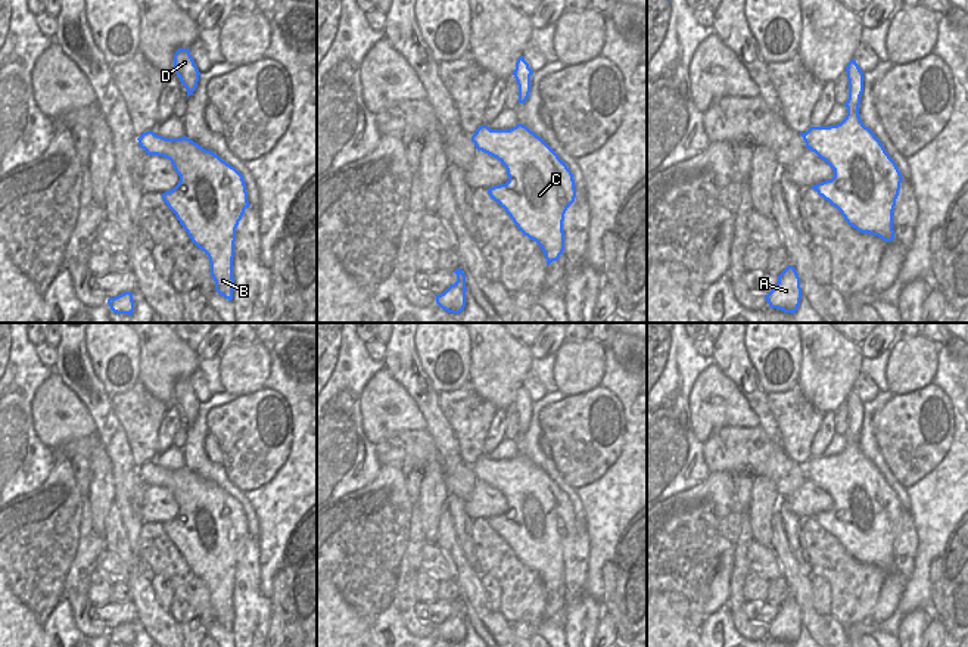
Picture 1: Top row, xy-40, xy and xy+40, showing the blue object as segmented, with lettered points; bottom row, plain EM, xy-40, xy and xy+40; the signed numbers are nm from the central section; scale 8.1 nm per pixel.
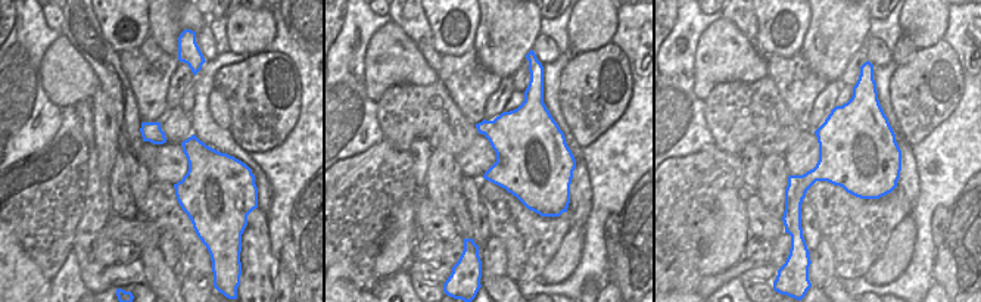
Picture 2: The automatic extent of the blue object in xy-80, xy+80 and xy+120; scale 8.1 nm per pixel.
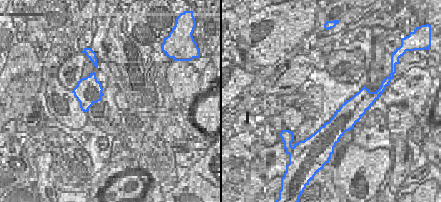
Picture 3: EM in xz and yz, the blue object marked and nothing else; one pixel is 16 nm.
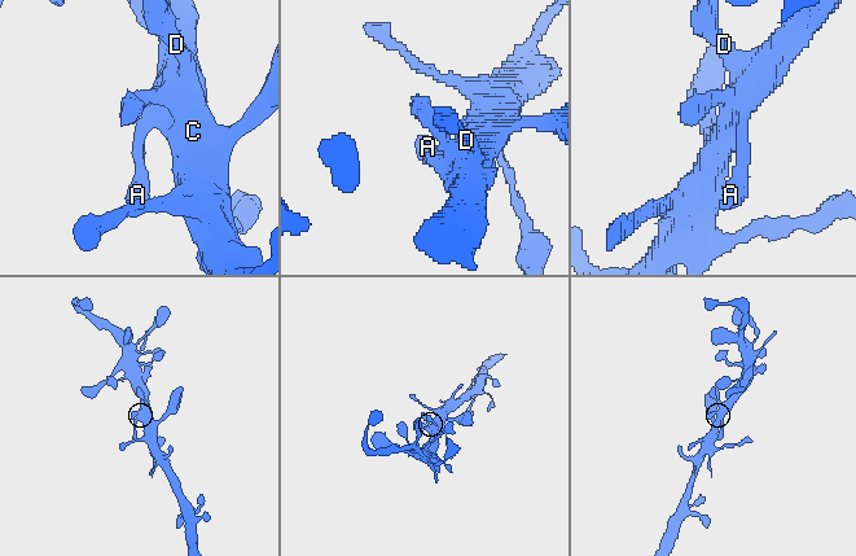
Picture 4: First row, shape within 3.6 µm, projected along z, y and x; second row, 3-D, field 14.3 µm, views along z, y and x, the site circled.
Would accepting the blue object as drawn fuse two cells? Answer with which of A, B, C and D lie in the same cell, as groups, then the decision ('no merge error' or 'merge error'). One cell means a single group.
groups A B C D; no merge error

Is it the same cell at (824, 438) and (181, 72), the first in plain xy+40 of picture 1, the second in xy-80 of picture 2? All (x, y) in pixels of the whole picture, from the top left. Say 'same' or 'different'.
same

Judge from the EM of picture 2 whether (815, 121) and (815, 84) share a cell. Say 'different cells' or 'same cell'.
different cells

